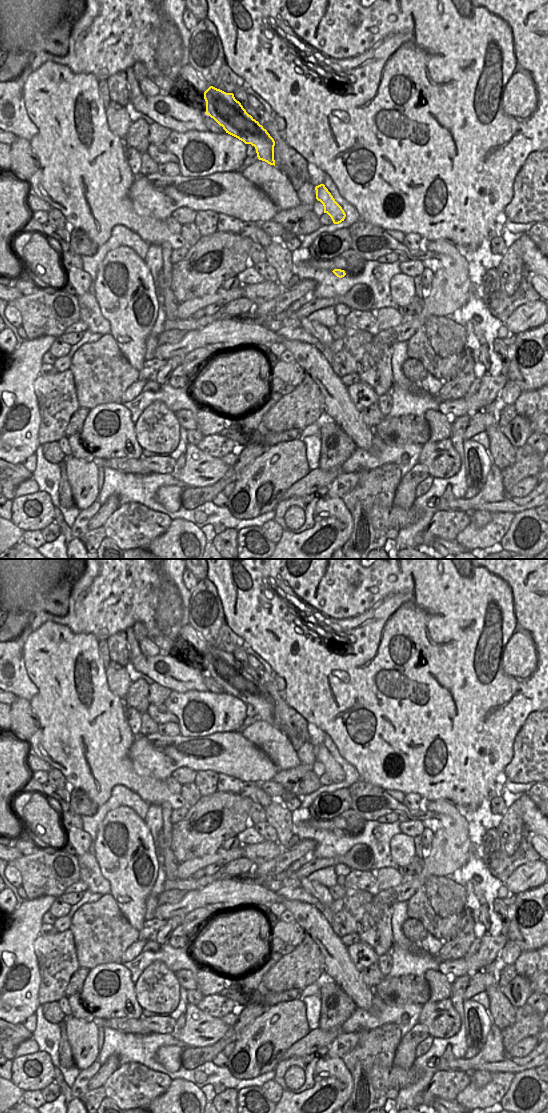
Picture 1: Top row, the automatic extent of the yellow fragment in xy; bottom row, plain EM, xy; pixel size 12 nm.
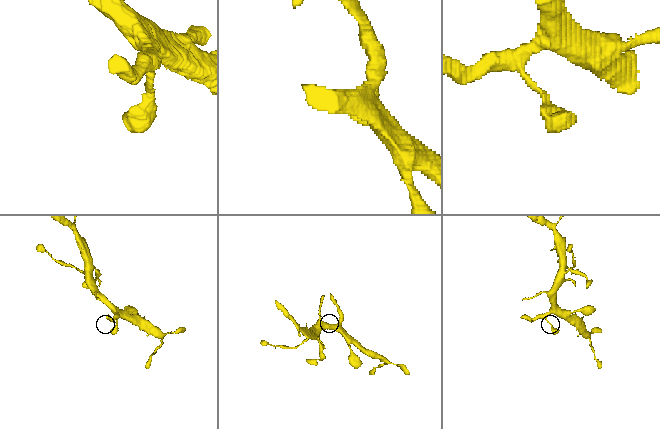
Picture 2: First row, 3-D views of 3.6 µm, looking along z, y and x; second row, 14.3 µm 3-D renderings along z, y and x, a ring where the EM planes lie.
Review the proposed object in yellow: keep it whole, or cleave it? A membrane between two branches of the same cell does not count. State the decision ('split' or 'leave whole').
leave whole

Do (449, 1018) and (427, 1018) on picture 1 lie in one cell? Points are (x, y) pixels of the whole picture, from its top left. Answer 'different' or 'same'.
same

